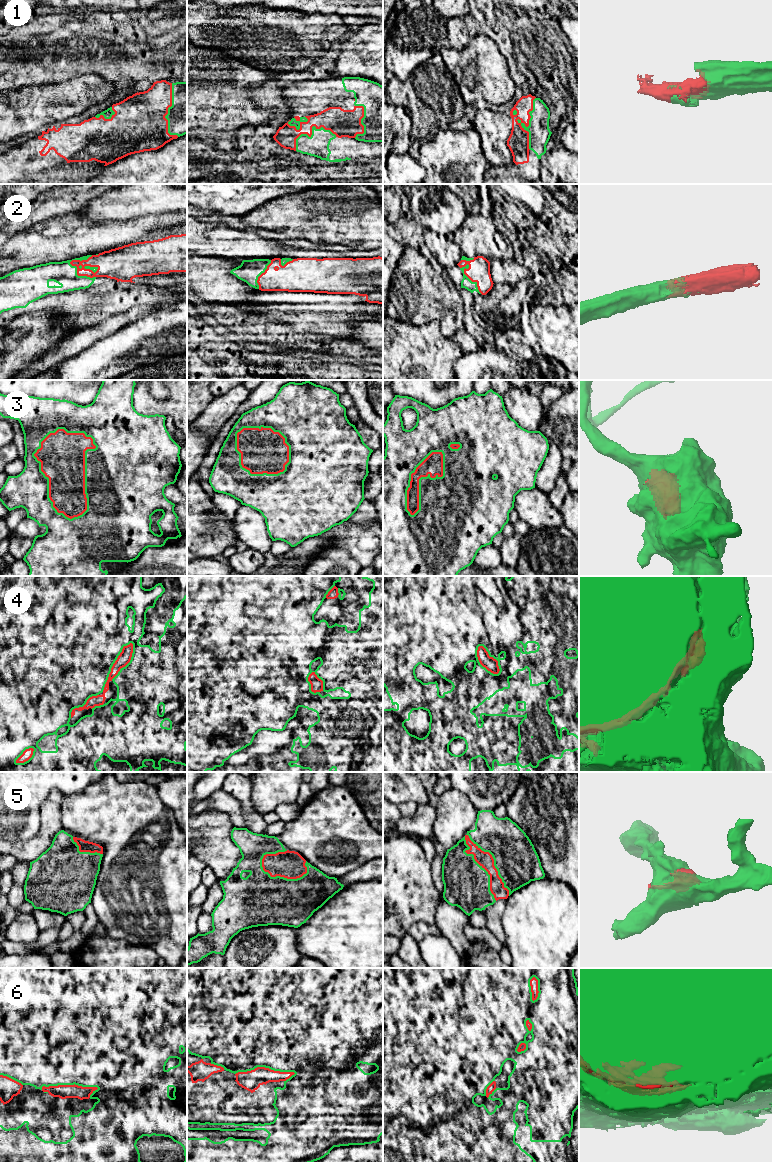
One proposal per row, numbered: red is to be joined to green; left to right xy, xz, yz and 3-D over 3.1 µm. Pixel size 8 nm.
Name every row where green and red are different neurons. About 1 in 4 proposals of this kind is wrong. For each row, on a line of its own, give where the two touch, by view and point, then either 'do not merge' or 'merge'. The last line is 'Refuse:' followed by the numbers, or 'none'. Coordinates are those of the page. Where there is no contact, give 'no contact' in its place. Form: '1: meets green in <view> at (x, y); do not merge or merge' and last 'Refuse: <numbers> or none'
1: meets green in yz at (525, 126); merge
2: meets green in xy at (79, 276); merge
3: meets green in xy at (44, 475); merge
4: meets green in xy at (112, 665); merge
5: meets green in yz at (494, 862); merge
6: meets green in xz at (265, 1067); merge
Refuse: none

